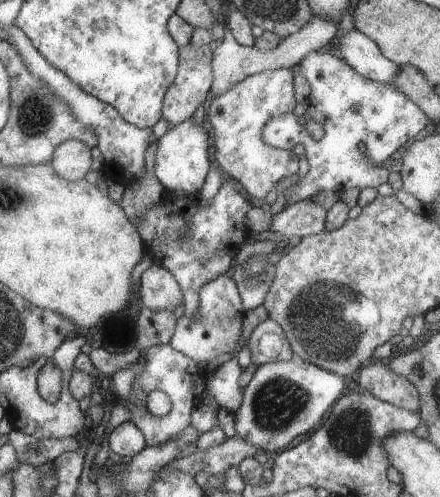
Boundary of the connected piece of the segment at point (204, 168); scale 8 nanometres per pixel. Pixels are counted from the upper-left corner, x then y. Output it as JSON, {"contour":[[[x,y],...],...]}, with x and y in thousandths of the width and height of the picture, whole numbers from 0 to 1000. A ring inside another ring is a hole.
{"contour":[[[425,243],[382,258],[375,272],[359,280],[352,320],[352,352],[377,384],[402,396],[445,396],[464,374],[464,358],[477,346],[477,310],[473,310],[473,270],[450,249]]]}

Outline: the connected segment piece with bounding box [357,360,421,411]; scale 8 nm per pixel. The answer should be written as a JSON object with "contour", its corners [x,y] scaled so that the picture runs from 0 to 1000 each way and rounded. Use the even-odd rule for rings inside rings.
{"contour":[[[848,724],[841,732],[830,732],[811,748],[811,773],[816,783],[827,779],[845,797],[882,813],[939,827],[957,817],[943,773],[925,759],[898,751],[880,726]]]}

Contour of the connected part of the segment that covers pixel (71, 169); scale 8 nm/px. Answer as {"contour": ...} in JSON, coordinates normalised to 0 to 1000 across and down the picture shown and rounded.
{"contour":[[[157,282],[134,290],[114,330],[152,364],[180,364],[205,346],[209,314],[189,284]]]}

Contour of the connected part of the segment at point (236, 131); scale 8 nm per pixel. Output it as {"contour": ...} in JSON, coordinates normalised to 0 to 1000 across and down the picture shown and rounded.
{"contour":[[[645,139],[595,143],[545,165],[532,177],[475,199],[464,245],[482,260],[486,322],[564,384],[564,394],[600,402],[641,358],[677,346],[677,314],[661,300],[627,298],[595,284],[595,258],[623,235],[664,225],[673,213],[664,145]]]}

